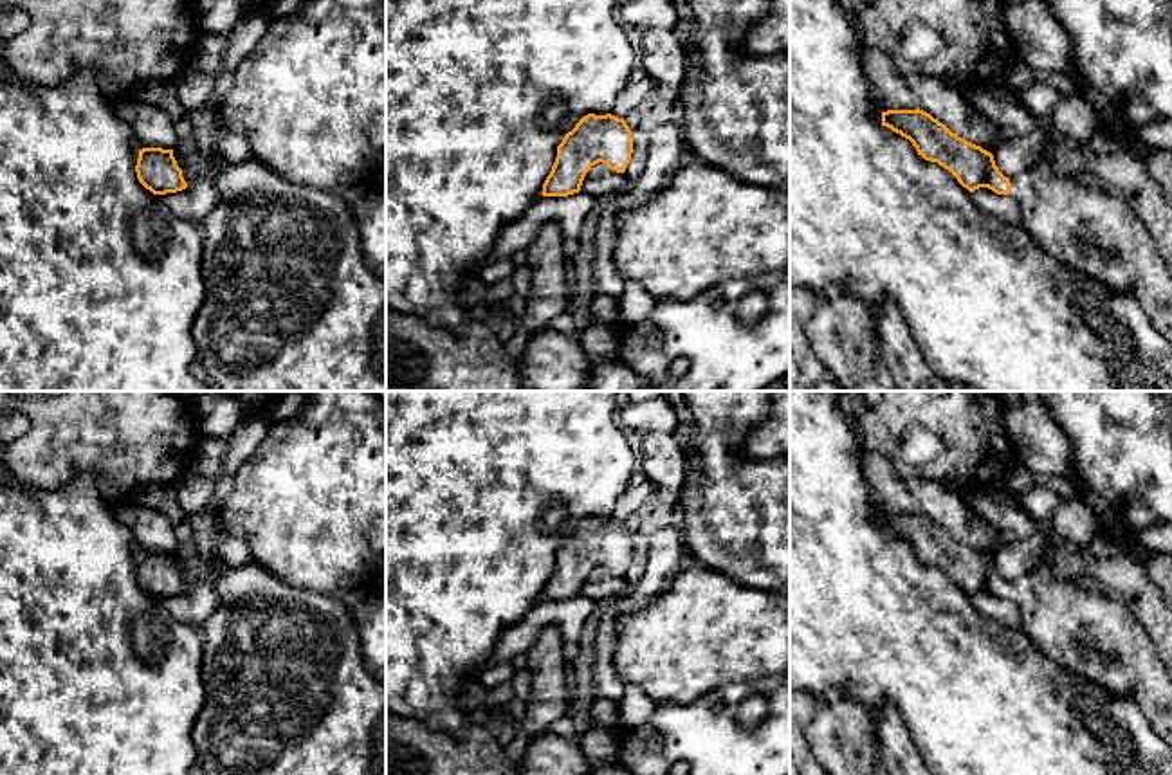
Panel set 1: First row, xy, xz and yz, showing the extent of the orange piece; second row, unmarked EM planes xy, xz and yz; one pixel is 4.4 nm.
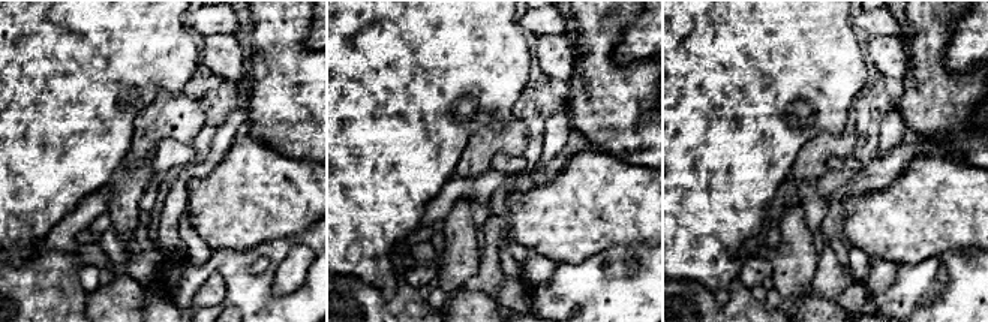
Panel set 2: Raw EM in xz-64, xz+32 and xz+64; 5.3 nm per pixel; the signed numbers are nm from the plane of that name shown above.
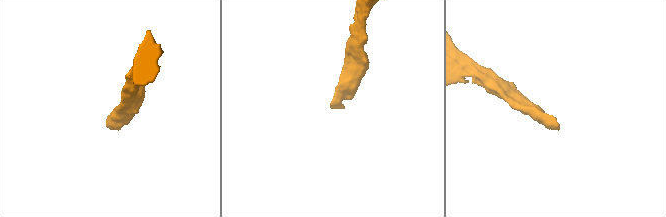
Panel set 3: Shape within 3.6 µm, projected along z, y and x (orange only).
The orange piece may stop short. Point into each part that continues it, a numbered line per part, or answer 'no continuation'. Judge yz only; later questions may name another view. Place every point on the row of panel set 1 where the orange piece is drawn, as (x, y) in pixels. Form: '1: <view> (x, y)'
1: yz (1086, 226)

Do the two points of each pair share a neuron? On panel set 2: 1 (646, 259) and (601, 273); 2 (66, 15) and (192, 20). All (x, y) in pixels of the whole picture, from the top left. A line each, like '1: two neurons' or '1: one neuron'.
1: one neuron
2: two neurons

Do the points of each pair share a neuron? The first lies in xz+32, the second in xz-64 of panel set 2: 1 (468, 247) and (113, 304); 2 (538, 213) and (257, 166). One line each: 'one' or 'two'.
1: two
2: one

